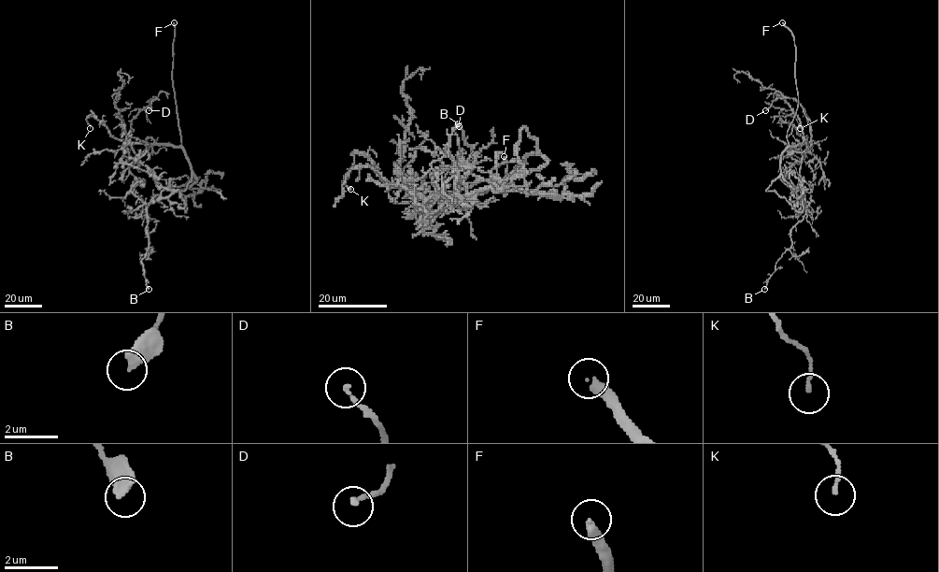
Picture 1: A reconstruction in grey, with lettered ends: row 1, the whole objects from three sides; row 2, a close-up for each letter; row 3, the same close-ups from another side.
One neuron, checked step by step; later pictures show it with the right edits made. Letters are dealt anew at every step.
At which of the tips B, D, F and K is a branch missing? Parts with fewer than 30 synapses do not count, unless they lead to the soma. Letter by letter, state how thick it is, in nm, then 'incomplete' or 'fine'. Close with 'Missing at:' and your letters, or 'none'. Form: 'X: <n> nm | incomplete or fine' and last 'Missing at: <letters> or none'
B: 480 nm | fine
D: 140 nm | fine
F: 320 nm | incomplete
K: 120 nm | fine
Missing at: F

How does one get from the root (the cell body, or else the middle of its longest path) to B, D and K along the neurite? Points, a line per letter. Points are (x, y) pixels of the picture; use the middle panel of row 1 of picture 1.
B: (545, 158), (546, 163), (538, 169), (509, 176), (455, 201), (452, 175), (459, 172), (446, 147), (458, 123)
D: (545, 158), (530, 153), (460, 199), (418, 198), (418, 209), (455, 193), (472, 169), (459, 126)
K: (545, 158), (530, 153), (500, 183), (460, 199), (396, 203), (373, 163), (356, 150), (343, 181), (350, 189)

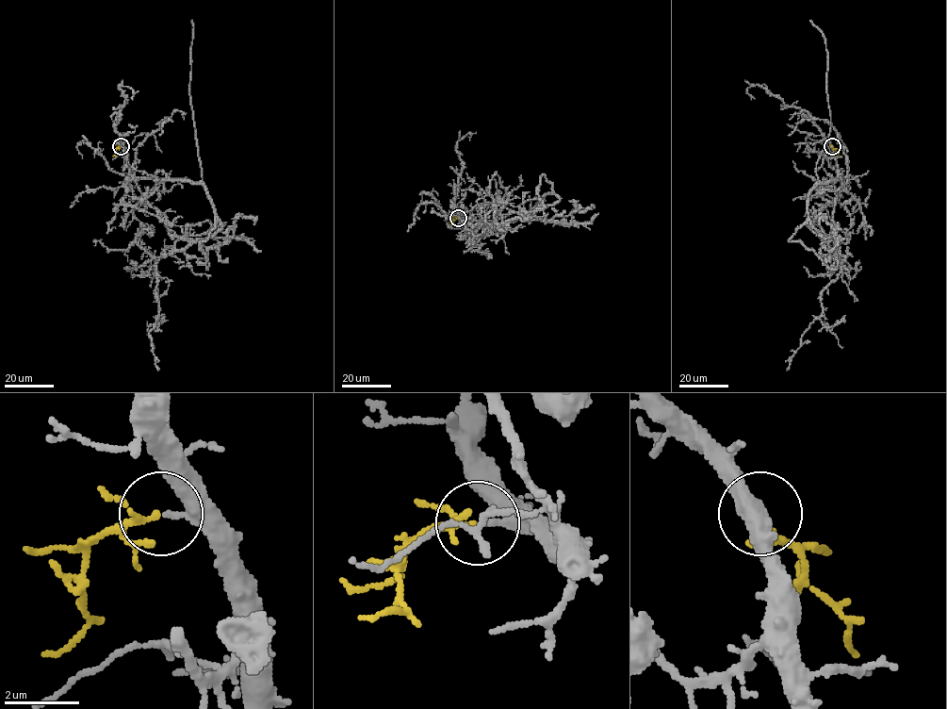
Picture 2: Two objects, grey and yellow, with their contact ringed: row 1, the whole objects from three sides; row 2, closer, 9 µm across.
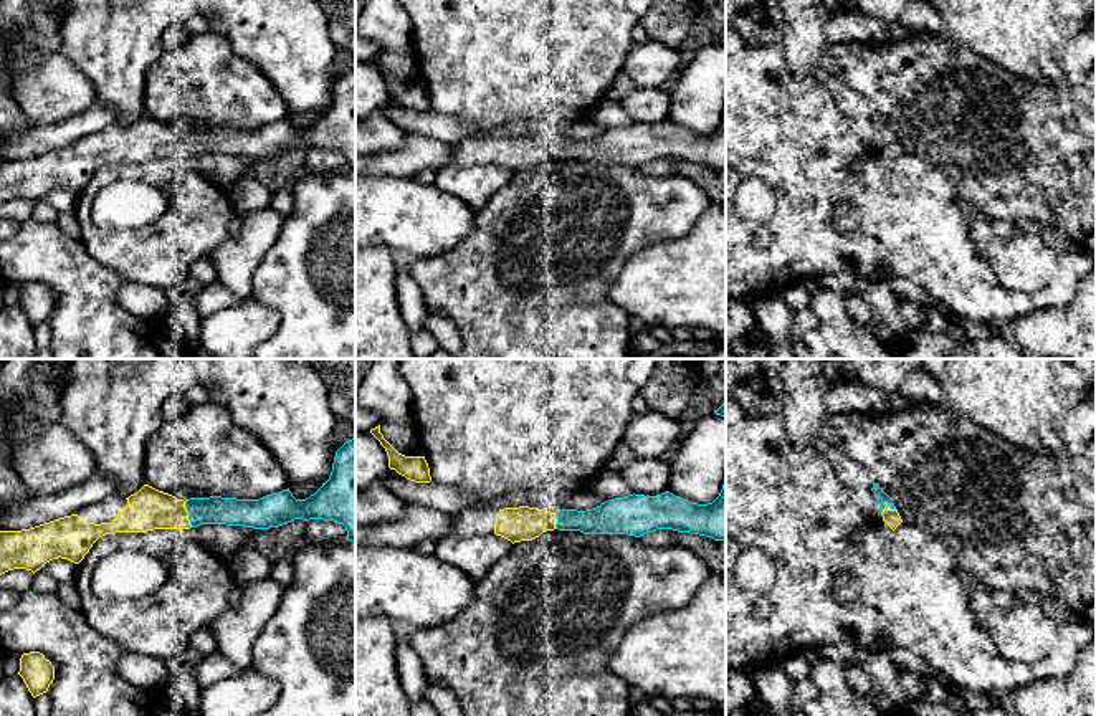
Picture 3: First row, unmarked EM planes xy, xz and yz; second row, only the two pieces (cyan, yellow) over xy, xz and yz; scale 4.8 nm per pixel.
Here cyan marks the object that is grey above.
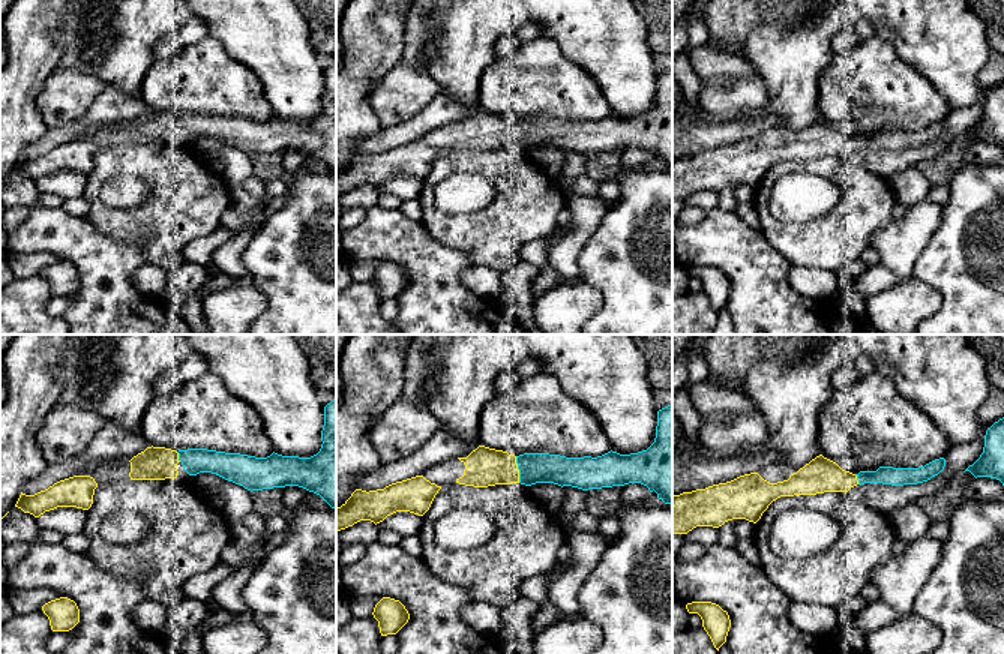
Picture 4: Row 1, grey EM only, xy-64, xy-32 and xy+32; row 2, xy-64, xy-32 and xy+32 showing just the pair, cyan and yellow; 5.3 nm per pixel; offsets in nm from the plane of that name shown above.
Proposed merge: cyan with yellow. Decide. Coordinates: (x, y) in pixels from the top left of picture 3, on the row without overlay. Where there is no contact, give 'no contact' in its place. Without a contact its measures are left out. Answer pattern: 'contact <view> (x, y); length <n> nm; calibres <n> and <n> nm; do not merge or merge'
contact xy (189, 144); length 130 nm; calibres 140 and 200 nm; merge

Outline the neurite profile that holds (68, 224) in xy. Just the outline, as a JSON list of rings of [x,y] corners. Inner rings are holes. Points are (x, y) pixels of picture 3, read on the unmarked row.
[[[63,212],[63,213],[58,213],[58,218],[55,222],[60,230],[63,233],[66,233],[68,236],[71,238],[76,238],[79,240],[81,238],[81,225],[76,218],[76,213],[74,212]]]

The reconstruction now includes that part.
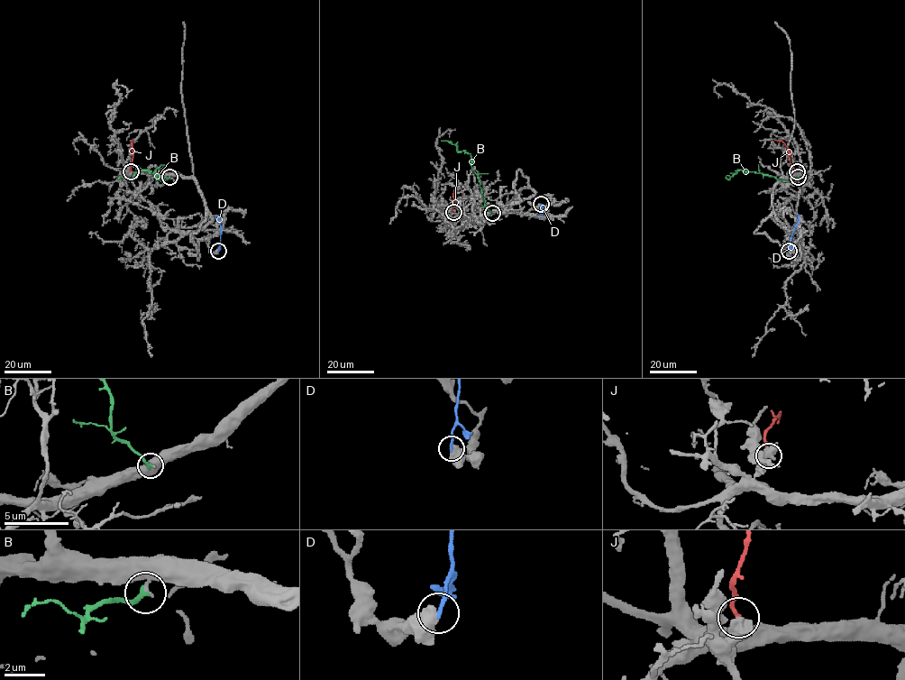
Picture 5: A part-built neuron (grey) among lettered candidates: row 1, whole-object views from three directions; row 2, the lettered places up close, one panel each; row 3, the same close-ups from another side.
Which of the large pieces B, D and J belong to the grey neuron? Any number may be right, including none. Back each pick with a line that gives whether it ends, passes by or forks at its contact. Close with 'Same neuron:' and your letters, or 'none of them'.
Same neuron: none of them

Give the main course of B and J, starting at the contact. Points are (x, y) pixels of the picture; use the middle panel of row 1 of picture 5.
B: (492, 213), (485, 204), (479, 179), (472, 170), (470, 155), (458, 151), (454, 143), (441, 141)
J: (453, 212), (454, 190)

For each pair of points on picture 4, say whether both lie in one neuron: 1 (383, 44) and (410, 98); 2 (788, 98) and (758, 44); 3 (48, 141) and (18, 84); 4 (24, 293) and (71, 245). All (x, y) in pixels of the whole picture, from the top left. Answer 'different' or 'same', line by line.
1: different
2: same
3: different
4: different

